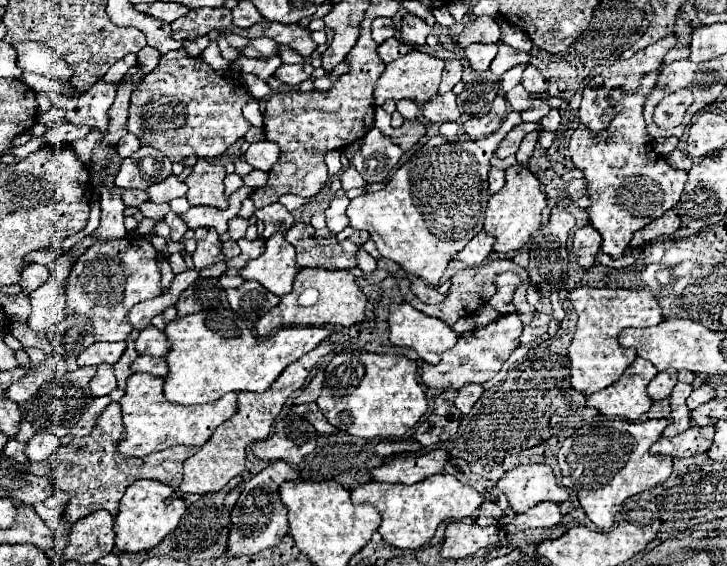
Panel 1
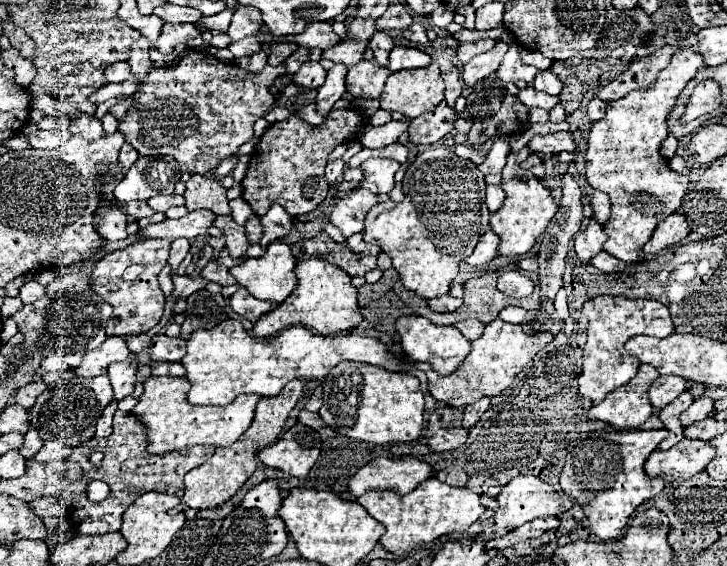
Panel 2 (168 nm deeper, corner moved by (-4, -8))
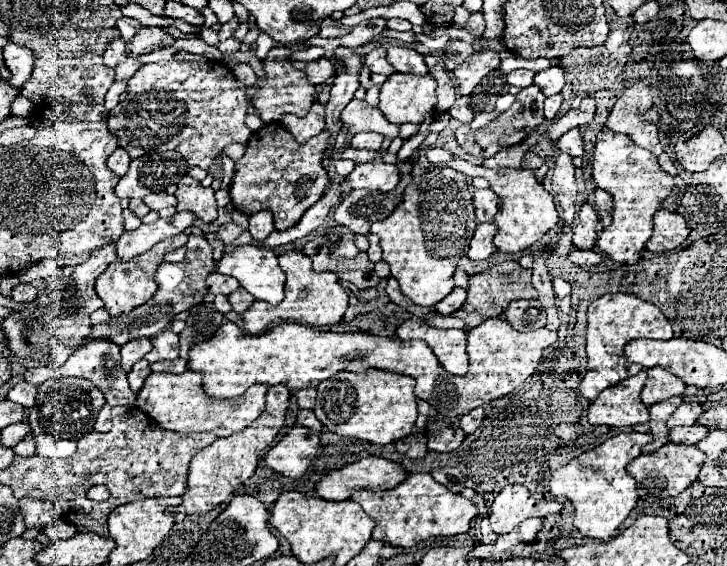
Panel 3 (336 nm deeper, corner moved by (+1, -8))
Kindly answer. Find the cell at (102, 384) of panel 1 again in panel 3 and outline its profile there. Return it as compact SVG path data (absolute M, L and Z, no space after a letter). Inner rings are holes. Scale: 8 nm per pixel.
M150 338L132 340L132 342L124 344L124 346L122 346L122 358L120 358L124 370L130 372L130 370L132 370L132 364L138 362L138 360L142 360L144 354L150 352L150 350L152 350L152 342L150 342Z

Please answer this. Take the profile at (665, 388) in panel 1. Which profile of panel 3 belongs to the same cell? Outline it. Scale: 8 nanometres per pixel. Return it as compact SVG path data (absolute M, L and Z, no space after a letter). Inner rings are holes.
M660 366L646 370L646 374L648 374L648 380L646 380L646 386L642 388L642 394L640 394L640 398L646 406L668 400L672 396L680 396L686 388L686 384L680 378L676 378L668 370L662 370Z

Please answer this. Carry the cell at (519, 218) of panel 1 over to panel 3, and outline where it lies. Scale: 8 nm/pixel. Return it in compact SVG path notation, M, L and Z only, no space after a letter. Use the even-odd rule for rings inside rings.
M452 158L445 163L436 164L438 168L448 166L462 172L464 176L472 178L472 176L482 176L488 180L490 188L498 194L500 198L500 210L494 218L494 222L498 224L498 234L494 236L494 246L500 252L522 252L526 248L530 248L534 242L538 242L548 230L552 230L558 224L558 212L554 206L552 196L542 188L542 184L536 180L532 170L524 170L524 168L498 168L498 170L490 170L486 166L476 166L472 162L460 160L460 158Z

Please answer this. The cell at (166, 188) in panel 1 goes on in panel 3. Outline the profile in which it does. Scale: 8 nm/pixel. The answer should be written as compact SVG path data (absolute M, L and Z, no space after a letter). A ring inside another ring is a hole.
M154 192L154 194L148 194L146 198L144 198L144 202L146 202L146 206L150 206L150 210L160 210L160 208L166 208L166 206L176 206L176 198L174 196L170 196L170 194L166 194L166 192Z

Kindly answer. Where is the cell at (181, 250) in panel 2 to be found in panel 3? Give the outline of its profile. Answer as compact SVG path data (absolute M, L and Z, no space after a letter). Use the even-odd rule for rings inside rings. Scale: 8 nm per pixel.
M190 236L186 248L188 248L186 258L182 262L176 262L176 264L164 262L164 264L158 266L158 270L156 270L158 290L148 302L144 302L140 308L134 308L128 314L114 316L108 322L92 326L92 330L88 334L88 340L104 338L104 340L110 340L110 342L116 342L118 346L122 346L130 340L138 340L138 338L144 338L144 336L152 338L152 336L160 334L174 320L176 314L180 314L184 310L190 310L194 304L202 302L204 296L208 294L208 288L206 288L204 282L216 270L216 264L214 264L214 258L212 258L212 246L208 244L206 238Z

